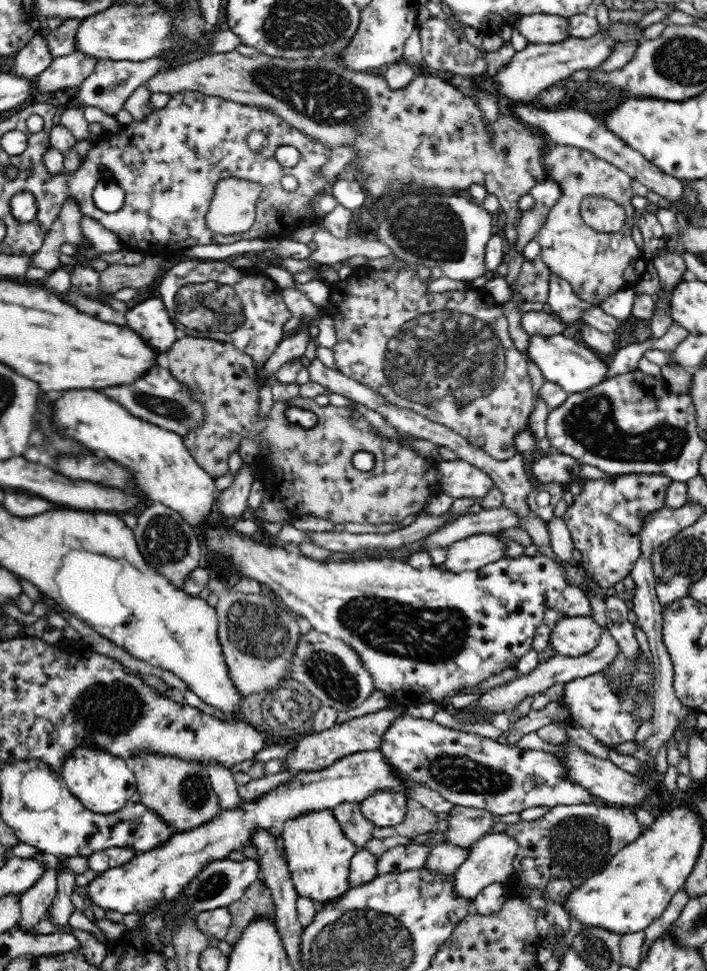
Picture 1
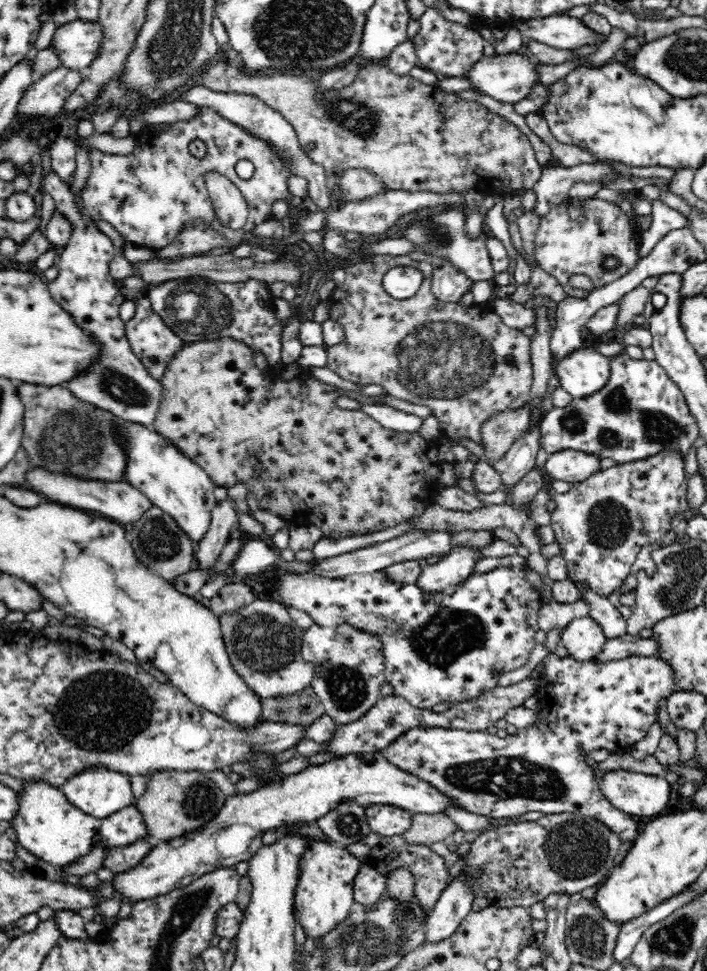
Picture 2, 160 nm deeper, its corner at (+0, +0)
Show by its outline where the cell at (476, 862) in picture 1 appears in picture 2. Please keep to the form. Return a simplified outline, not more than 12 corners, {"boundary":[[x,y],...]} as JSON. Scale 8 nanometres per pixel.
{"boundary":[[463,880],[450,883],[424,921],[425,943],[458,930],[475,898]]}

